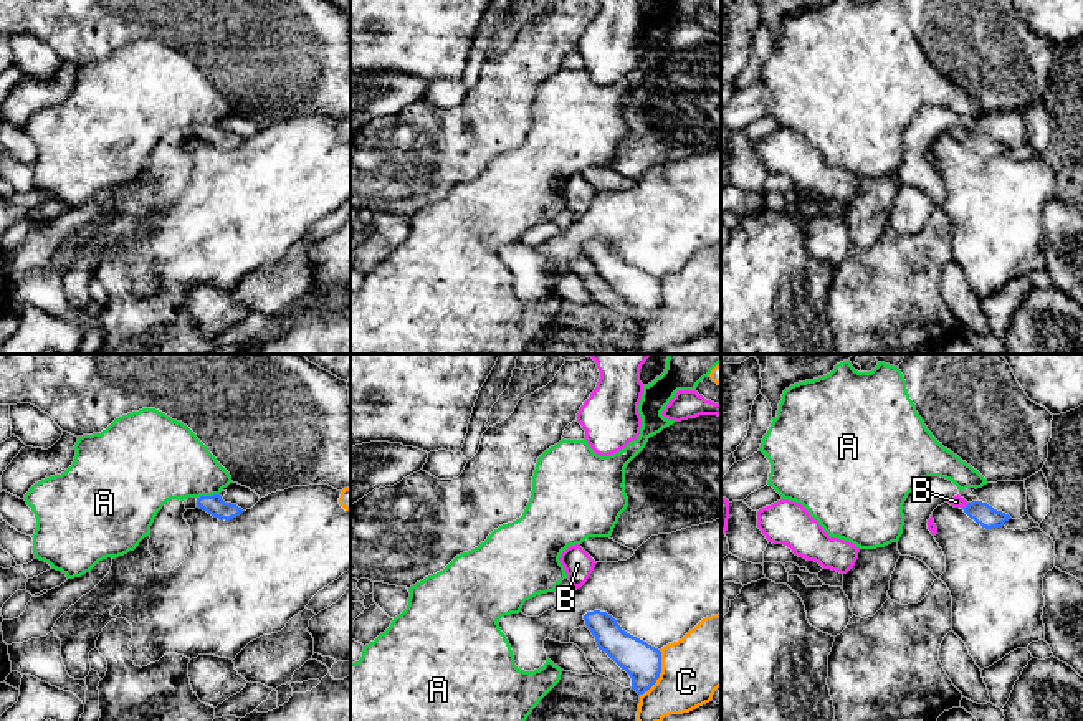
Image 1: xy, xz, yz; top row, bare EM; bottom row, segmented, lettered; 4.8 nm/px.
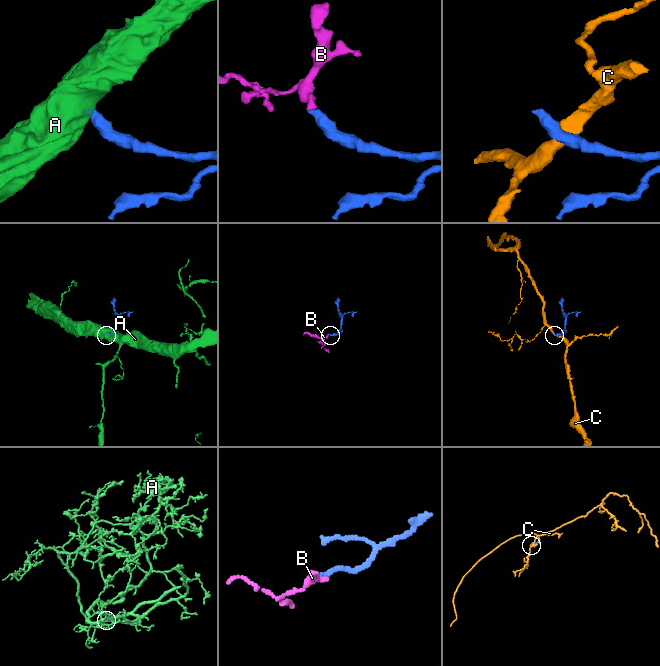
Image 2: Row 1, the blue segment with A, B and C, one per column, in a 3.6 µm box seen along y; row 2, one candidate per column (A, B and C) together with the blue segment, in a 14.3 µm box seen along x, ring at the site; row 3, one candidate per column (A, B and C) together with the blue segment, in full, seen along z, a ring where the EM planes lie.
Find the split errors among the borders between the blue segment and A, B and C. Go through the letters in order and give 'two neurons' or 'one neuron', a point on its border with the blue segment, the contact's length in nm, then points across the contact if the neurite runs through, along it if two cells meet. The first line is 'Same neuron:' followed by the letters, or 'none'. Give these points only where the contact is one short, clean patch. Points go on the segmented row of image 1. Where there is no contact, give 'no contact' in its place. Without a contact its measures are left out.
Same neuron: B
A: two neurons; meets blue in xy at (207, 496); contact 110 nm long; border along xy (219, 493), (197, 498)
B: one neuron; meets blue in yz at (966, 506); contact 50 nm long; runs through yz (984, 515), (966, 506), (956, 501)
C: two neurons; meets blue in xz at (660, 672); contact 240 nm long; border along xz (660, 650), (660, 677), (640, 695)

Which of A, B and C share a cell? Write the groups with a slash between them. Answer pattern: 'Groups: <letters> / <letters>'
Groups: A / B / C

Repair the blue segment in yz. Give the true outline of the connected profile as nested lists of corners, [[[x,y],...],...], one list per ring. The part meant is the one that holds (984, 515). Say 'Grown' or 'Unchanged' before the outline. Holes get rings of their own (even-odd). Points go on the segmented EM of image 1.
Grown. [[[959,494],[947,501],[954,508],[961,508],[971,519],[985,529],[1002,528],[1005,521],[1012,519],[1009,514],[994,509],[987,503],[972,501],[967,503]]]

